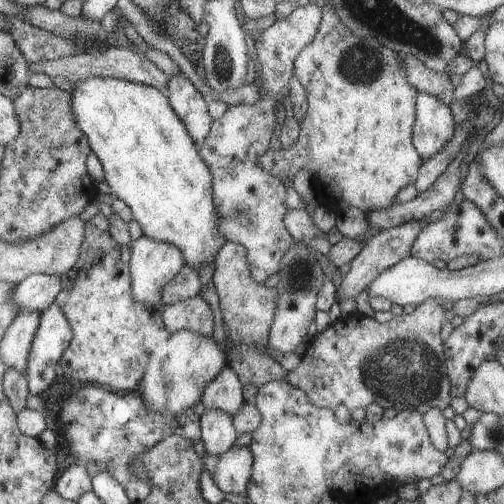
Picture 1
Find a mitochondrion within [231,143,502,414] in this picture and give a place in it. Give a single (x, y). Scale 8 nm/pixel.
(400, 371)

